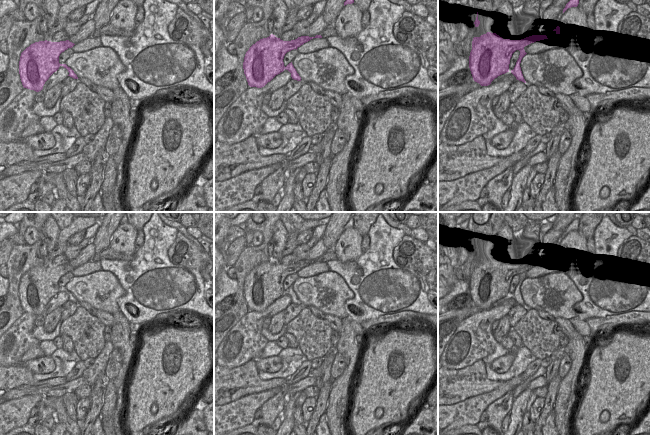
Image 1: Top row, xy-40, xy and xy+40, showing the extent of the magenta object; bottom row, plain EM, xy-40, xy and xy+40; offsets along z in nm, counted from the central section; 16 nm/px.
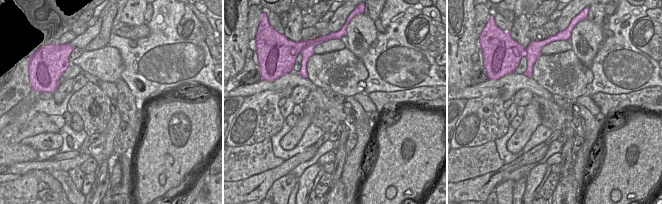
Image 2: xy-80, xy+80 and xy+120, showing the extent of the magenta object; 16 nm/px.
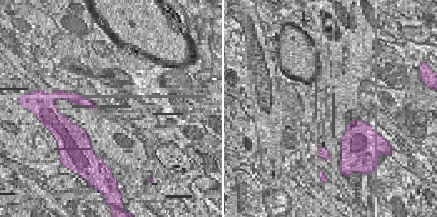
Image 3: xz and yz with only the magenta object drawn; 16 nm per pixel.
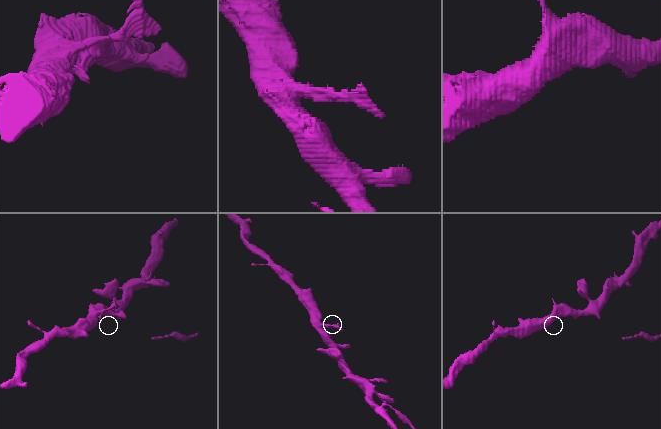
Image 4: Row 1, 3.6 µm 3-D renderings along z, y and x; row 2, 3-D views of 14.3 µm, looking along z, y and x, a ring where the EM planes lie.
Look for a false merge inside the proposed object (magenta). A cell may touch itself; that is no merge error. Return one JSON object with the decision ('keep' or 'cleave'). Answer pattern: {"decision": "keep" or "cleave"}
{"decision": "cleave"}

